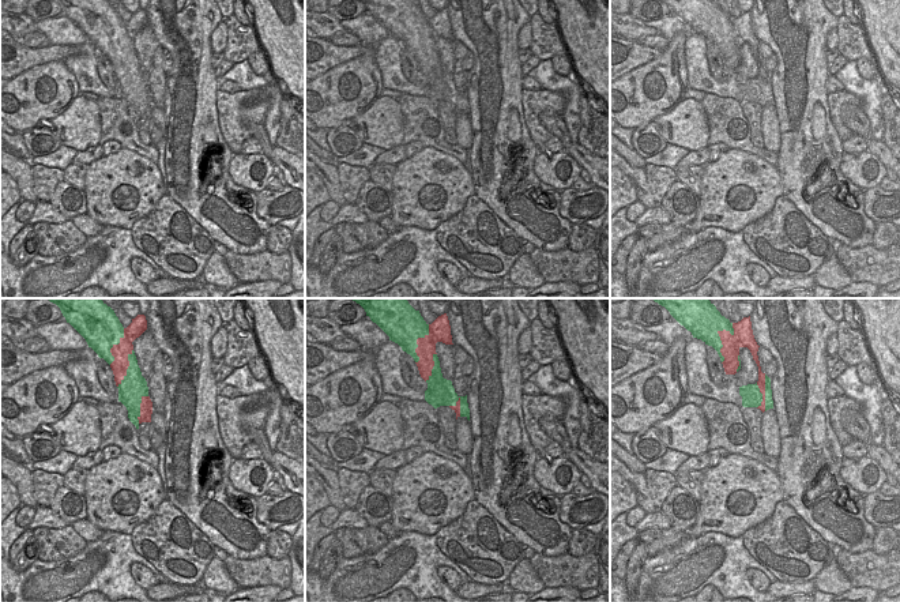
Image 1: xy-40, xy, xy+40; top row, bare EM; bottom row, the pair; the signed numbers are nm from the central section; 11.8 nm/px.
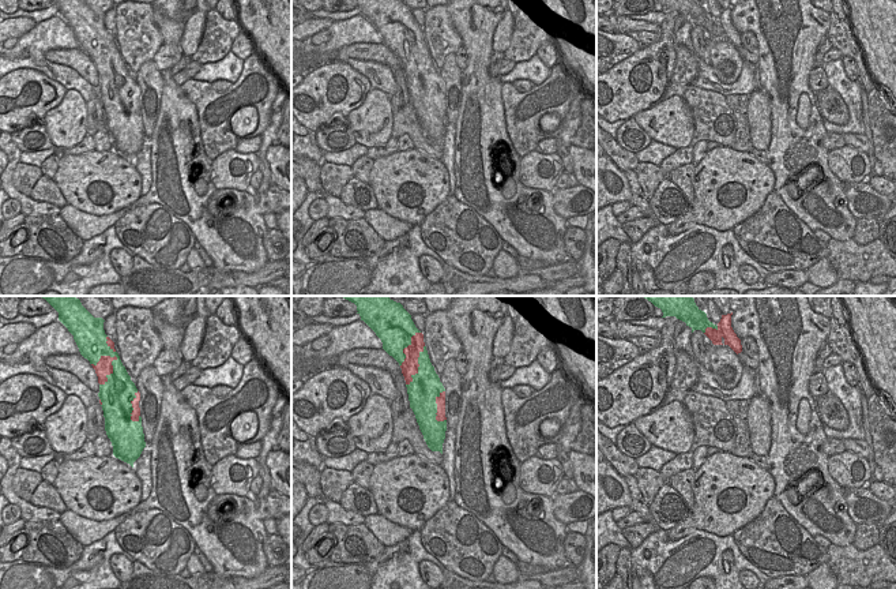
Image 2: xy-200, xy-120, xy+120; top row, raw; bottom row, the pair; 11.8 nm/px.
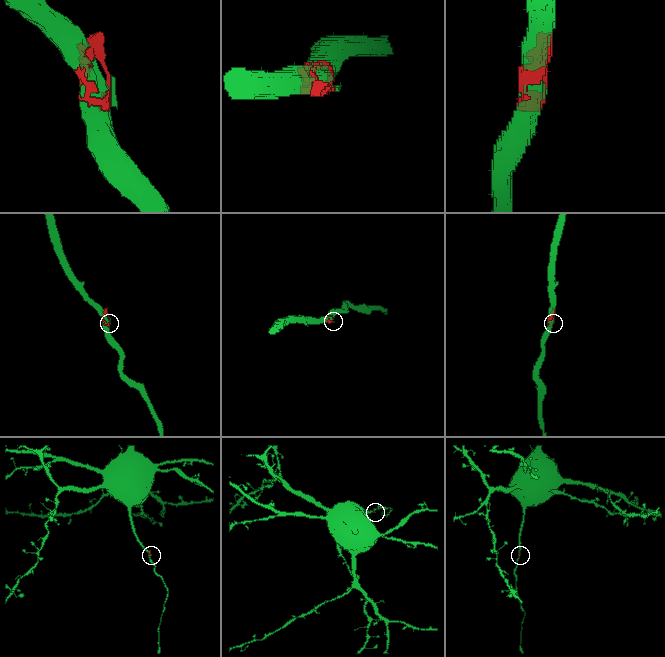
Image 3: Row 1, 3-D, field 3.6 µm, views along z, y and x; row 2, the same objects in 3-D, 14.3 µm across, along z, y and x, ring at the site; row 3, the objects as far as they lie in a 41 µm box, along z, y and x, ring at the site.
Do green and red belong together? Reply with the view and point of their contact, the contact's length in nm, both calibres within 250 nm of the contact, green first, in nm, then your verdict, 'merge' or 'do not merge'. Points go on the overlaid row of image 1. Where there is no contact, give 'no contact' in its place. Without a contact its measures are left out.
xy+40 (765, 392) | 440 nm | 100/100 nm | do not merge

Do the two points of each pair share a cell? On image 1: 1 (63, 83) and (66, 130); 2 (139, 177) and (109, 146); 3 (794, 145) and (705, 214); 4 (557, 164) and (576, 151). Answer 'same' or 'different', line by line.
1: different
2: different
3: different
4: different

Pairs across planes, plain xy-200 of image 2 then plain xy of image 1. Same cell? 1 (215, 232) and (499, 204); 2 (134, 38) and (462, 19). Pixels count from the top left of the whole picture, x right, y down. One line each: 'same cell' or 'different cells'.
1: same cell
2: different cells

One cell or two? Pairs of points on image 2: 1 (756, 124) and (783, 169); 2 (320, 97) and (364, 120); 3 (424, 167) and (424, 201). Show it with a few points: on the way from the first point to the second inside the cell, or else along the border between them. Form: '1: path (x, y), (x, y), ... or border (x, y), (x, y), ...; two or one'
1: border (771, 113), (771, 142), (765, 150); two
2: border (372, 89), (365, 100), (346, 117); two
3: path (424, 175), (424, 192); one

